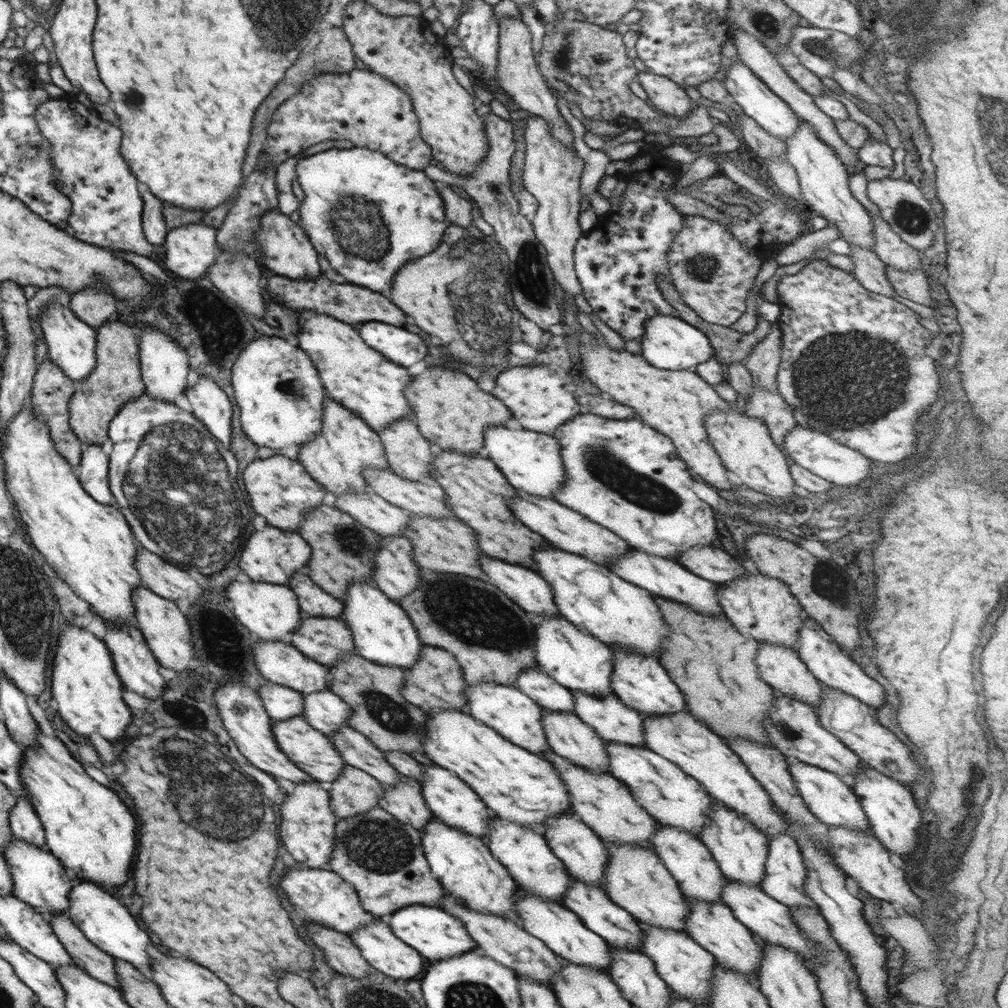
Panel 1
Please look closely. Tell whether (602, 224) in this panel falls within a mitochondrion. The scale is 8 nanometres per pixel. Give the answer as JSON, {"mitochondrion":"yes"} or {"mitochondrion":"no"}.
{"mitochondrion":"no"}

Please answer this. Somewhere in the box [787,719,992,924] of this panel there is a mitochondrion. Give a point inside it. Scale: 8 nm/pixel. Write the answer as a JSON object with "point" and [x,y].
{"point":[955,842]}

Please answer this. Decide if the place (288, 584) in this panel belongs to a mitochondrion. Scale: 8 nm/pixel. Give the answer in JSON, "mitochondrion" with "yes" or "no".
{"mitochondrion":"no"}

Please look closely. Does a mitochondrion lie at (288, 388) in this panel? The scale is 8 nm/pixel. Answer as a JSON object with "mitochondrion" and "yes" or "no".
{"mitochondrion":"yes"}

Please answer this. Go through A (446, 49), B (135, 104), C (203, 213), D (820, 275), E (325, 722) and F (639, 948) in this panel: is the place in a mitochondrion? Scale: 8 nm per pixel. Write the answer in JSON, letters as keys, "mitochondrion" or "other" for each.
{"A":"other","B":"mitochondrion","C":"other","D":"other","E":"other","F":"other"}

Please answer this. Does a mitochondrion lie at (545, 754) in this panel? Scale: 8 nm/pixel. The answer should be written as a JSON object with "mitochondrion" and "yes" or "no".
{"mitochondrion":"no"}

